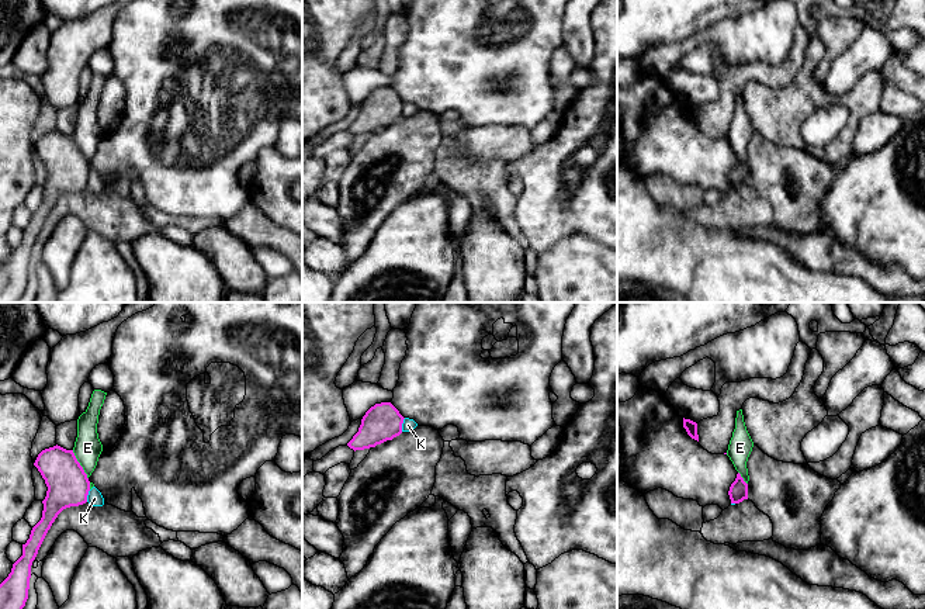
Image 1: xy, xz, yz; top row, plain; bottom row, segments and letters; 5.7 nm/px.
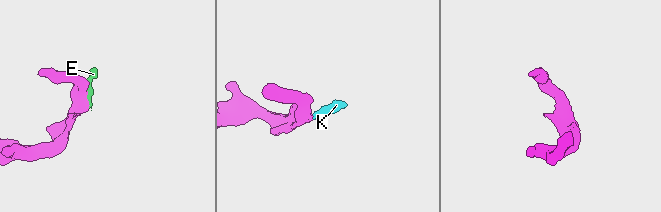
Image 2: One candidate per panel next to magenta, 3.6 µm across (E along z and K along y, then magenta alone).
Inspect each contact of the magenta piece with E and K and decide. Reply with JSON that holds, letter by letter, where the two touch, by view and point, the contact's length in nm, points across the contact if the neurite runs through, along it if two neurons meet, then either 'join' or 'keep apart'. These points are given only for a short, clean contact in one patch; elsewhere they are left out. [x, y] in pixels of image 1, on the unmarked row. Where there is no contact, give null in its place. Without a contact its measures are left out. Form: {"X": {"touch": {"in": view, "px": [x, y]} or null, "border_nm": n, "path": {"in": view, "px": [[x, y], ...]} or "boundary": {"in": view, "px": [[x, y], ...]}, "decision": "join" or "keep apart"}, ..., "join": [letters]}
{"E": {"touch": {"in": "xy", "px": [79, 149]}, "border_nm": 190, "boundary": {"in": "xy", "px": [[72, 135], [87, 163]]}, "decision": "keep apart"}, "K": {"touch": {"in": "xz", "px": [401, 110]}, "border_nm": 80, "boundary": {"in": "xz", "px": [[405, 103], [401, 116]]}, "decision": "keep apart"}, "join": []}

